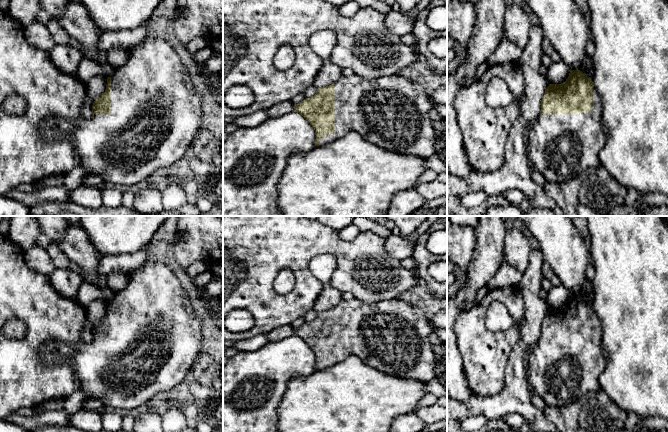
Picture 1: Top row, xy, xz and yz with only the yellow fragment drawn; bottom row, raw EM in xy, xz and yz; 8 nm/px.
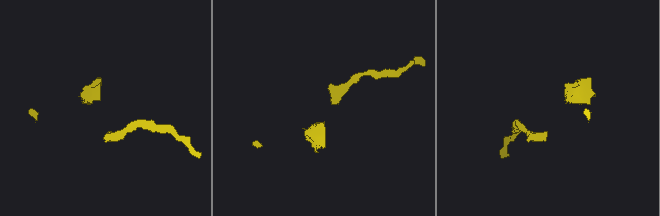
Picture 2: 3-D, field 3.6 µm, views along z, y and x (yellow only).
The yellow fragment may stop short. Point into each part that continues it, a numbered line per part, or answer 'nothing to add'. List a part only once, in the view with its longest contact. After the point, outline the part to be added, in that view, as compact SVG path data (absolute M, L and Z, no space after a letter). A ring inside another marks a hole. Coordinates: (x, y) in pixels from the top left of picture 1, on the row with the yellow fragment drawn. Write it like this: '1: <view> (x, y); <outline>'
1: yz (561, 146); M593 88L592 110L587 113L540 113L533 120L526 149L534 169L541 173L547 182L561 184L598 167L600 165L598 154L605 142L601 99Z

